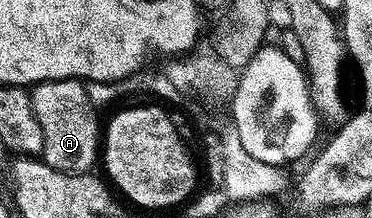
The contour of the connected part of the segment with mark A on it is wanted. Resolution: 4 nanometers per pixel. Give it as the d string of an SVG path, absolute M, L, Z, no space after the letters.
M66 78L65 80L39 80L30 87L33 112L37 116L37 124L41 124L41 136L43 137L42 161L54 170L63 170L66 174L82 174L90 171L91 166L96 165L101 154L101 118L97 115L97 108L90 102L86 95L84 83L78 78Z

